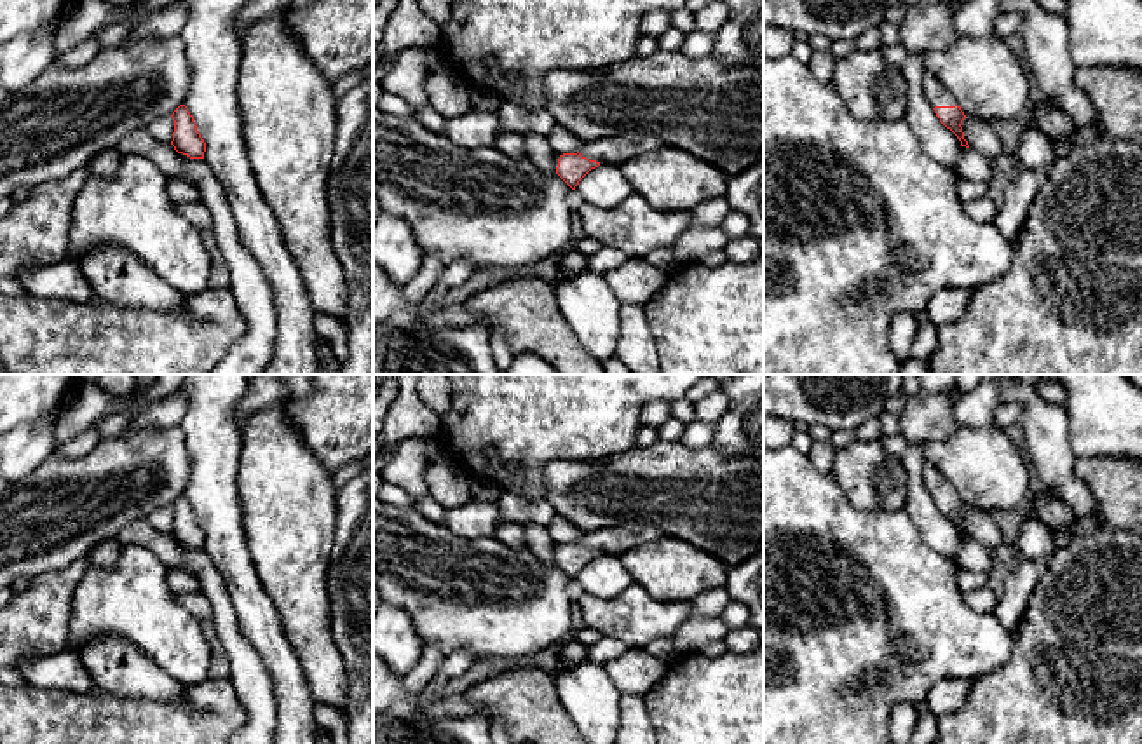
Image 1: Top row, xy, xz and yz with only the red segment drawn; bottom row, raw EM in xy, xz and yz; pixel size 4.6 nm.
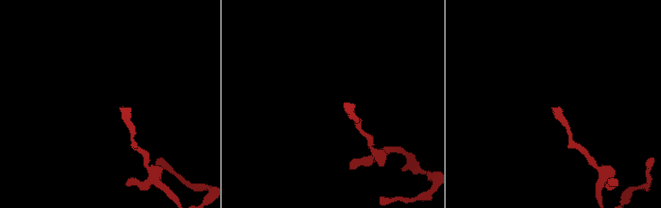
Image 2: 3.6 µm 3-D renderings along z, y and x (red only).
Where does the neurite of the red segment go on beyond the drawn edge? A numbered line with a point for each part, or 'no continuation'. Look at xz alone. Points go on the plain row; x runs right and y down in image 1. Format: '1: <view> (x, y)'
1: xz (618, 539)

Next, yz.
1: yz (937, 485)

